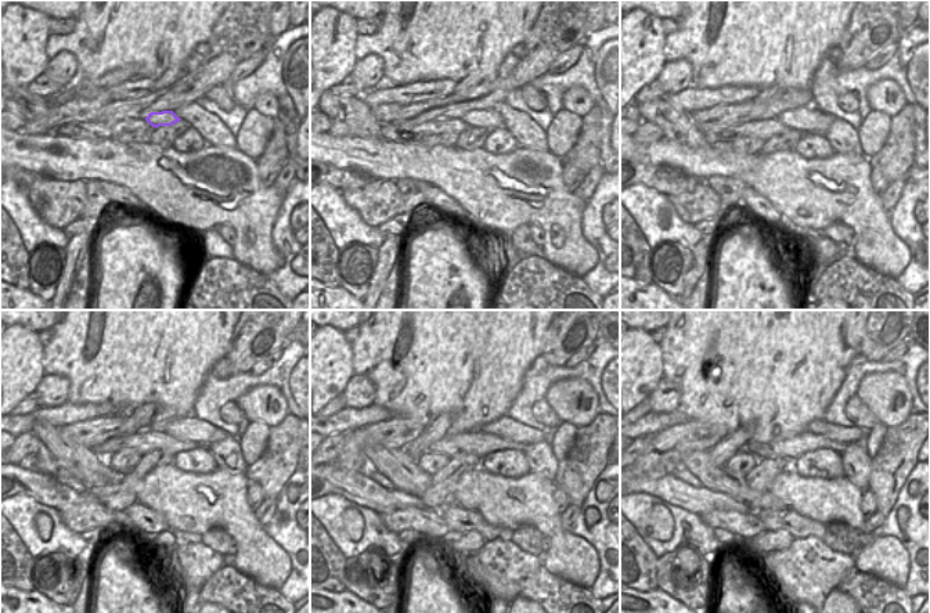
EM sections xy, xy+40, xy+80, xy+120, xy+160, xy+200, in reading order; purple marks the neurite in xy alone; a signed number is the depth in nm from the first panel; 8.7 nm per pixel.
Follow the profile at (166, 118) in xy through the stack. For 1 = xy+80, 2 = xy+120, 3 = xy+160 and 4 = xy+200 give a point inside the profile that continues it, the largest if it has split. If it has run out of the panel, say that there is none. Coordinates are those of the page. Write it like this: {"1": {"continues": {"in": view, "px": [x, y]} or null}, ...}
{"1": {"continues": {"in": "xy+80", "px": [806, 119]}}, "2": {"continues": {"in": "xy+120", "px": [190, 428]}}, "3": {"continues": {"in": "xy+160", "px": [507, 428]}}, "4": {"continues": {"in": "xy+200", "px": [837, 433]}}}

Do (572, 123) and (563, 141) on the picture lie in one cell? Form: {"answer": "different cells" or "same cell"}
{"answer": "same cell"}

